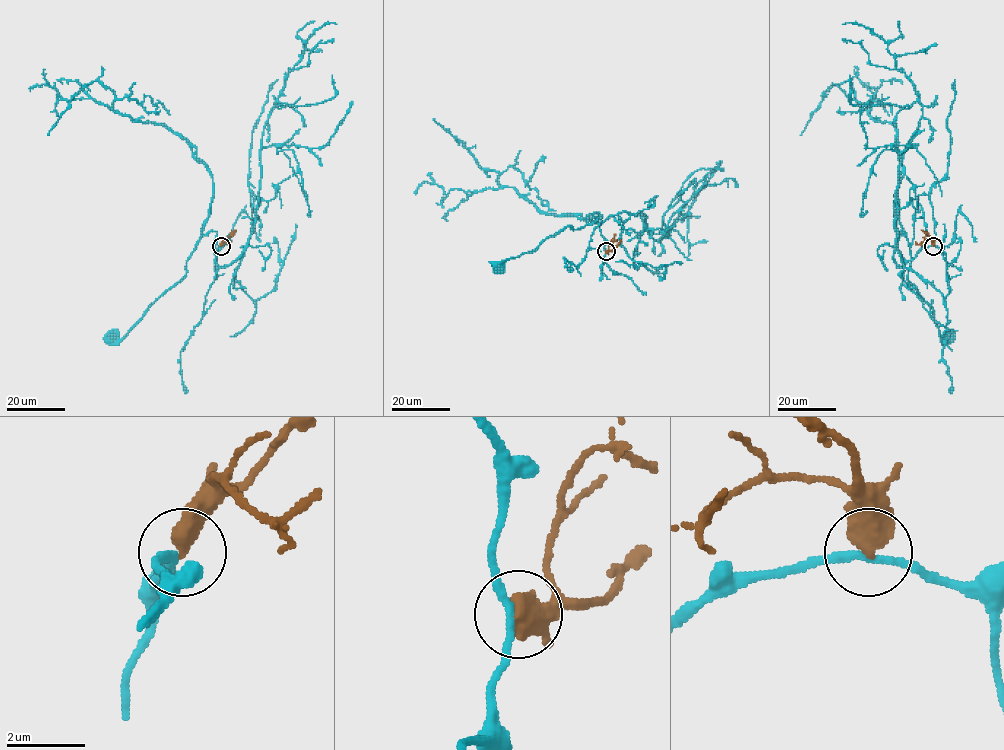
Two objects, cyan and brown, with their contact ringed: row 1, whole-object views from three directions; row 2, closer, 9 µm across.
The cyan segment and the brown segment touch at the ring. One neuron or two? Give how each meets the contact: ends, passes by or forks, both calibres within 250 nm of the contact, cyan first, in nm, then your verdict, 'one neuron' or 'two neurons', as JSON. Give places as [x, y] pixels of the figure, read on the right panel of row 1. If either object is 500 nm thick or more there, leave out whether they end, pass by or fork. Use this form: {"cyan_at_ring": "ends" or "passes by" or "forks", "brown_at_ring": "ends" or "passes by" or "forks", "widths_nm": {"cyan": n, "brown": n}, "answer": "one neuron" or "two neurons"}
{"widths_nm": {"cyan": 180, "brown": 600}, "answer": "two neurons"}

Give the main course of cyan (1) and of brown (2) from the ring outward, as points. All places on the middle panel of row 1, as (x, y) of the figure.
1: (605, 252), (600, 230), (600, 216), (583, 227), (567, 226), (547, 237), (534, 250), (499, 262), (498, 266)
2: (606, 252), (614, 233)

